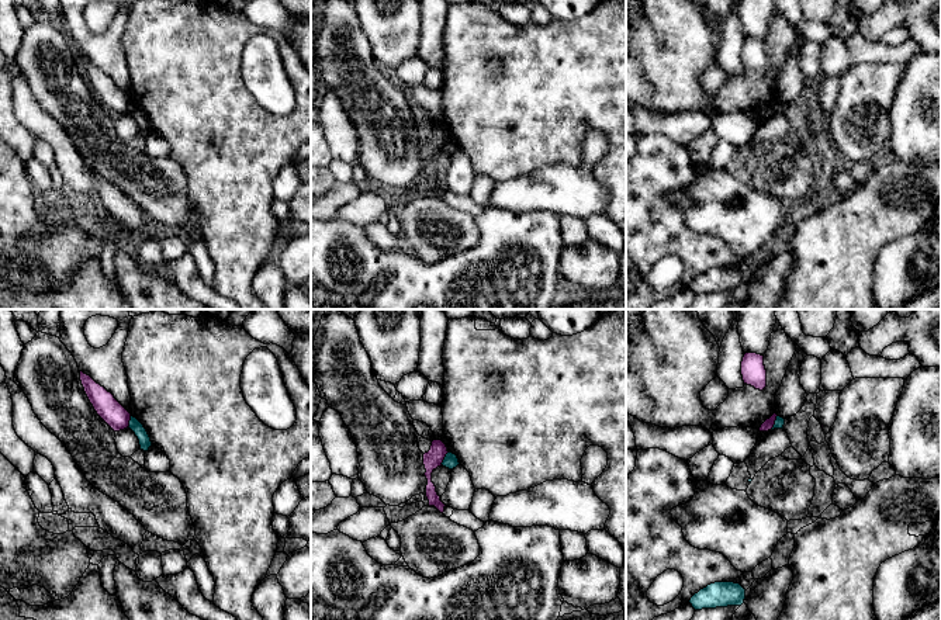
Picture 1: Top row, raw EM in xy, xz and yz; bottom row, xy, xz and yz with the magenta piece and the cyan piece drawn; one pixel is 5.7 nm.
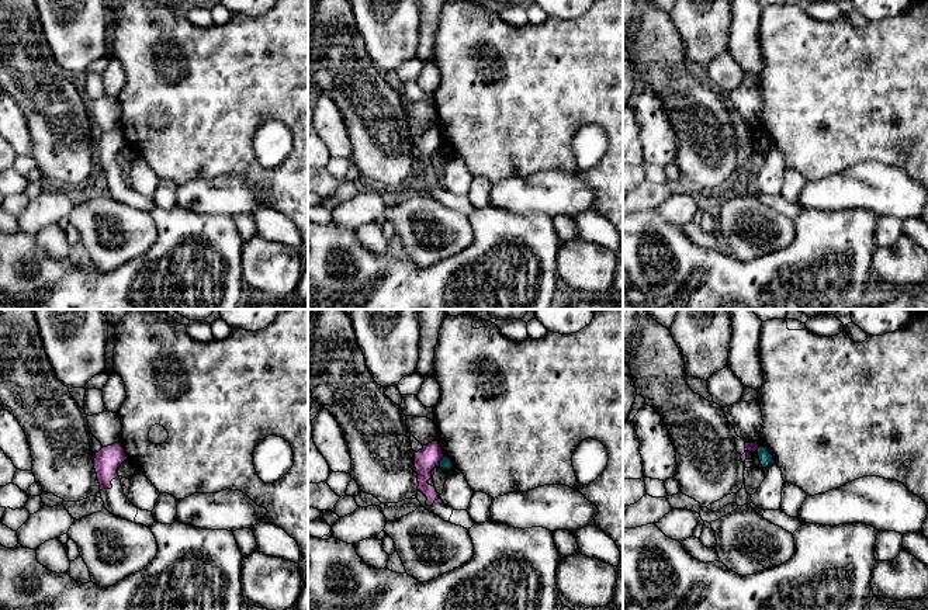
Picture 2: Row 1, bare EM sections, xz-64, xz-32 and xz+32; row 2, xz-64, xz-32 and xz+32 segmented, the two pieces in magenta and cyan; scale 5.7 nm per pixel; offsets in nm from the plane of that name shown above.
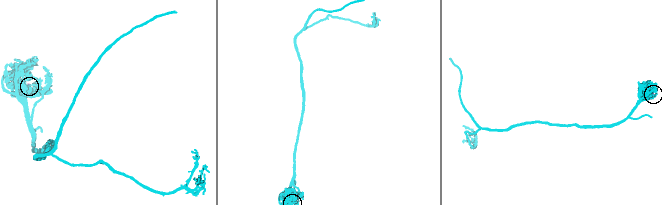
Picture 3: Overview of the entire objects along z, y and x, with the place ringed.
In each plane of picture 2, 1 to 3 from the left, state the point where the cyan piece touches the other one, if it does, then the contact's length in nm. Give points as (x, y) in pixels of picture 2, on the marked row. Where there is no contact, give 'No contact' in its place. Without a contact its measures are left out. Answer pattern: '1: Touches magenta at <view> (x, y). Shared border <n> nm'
1: No contact
2: Touches magenta at xz-32 (440, 460). Shared border 70 nm
3: Touches magenta at xz+32 (758, 447). Shared border 40 nm

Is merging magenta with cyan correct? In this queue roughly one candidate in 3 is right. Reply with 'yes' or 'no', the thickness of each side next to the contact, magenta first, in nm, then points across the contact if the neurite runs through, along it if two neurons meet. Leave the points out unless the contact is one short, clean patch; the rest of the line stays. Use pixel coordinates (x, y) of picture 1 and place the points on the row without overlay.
no; 110 nm thick on the magenta side, 90 nm on the other; border along xz (449, 137), (440, 149)

